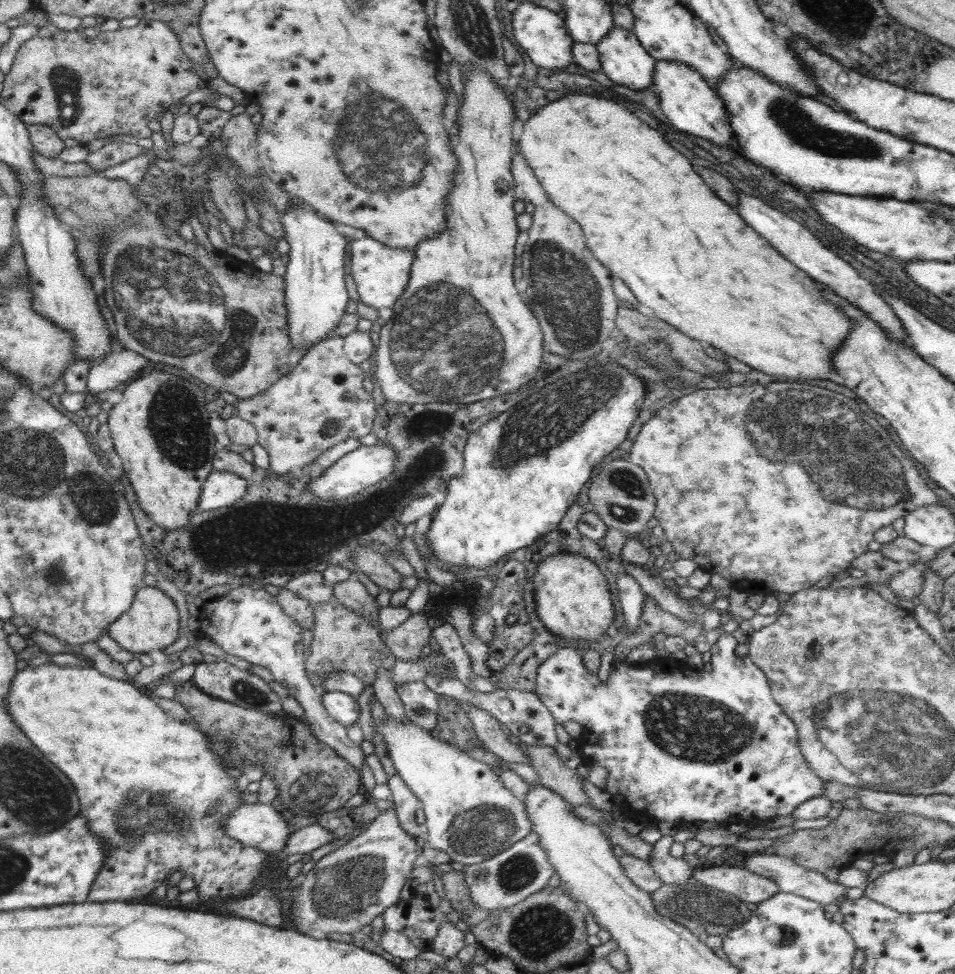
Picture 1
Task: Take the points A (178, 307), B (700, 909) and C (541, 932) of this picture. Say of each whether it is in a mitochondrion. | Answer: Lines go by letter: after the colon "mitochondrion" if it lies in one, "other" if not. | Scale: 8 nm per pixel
A: mitochondrion
B: mitochondrion
C: mitochondrion

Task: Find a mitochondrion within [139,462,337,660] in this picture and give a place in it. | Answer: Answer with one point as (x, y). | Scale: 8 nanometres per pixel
(211, 540)

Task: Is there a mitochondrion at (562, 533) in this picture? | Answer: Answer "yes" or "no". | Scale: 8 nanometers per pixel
no

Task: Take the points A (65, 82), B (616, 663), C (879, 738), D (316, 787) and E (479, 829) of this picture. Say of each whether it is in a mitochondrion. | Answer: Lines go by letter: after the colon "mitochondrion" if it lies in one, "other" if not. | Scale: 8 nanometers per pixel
A: mitochondrion
B: other
C: mitochondrion
D: mitochondrion
E: mitochondrion

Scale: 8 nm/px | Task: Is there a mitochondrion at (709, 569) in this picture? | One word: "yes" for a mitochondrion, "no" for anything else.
no

